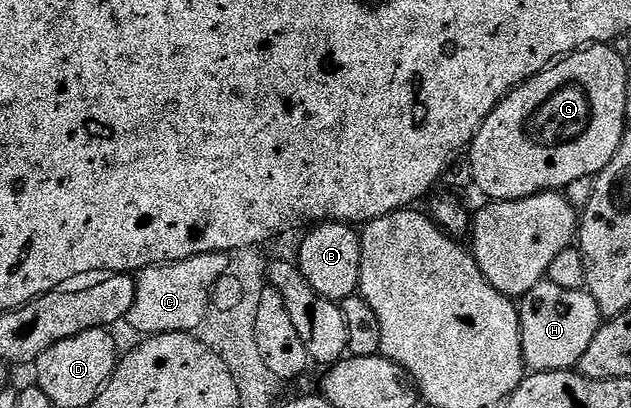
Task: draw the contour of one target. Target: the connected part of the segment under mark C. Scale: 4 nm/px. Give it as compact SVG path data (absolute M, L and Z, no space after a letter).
M209 252L203 256L177 260L171 264L143 268L137 273L134 281L136 302L132 302L128 324L136 331L143 332L141 335L146 338L169 332L197 333L206 313L212 308L213 288L217 280L228 272L230 259L225 252Z

